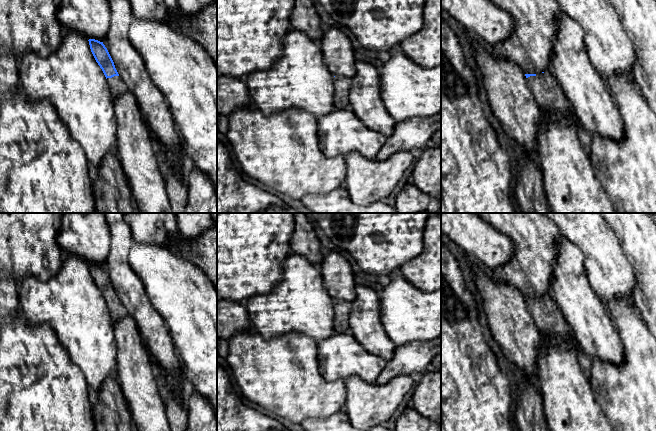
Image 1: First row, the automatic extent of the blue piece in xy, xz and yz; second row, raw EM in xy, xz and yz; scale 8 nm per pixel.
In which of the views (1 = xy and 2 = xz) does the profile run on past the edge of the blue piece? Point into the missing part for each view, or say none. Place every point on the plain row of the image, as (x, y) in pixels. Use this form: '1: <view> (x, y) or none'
1: xy (117, 310)
2: none

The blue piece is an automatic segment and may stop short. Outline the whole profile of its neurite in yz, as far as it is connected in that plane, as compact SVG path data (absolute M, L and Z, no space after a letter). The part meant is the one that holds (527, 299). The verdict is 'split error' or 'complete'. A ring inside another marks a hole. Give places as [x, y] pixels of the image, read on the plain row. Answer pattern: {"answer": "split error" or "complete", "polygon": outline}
{"answer": "split error", "polygon": "M552 295L525 298L527 309L541 333L561 335L571 341L571 329Z"}

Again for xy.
{"answer": "split error", "polygon": "M89 263L88 265L91 276L107 303L113 321L118 321L128 316L128 312L119 300L114 286L103 266L95 263Z"}

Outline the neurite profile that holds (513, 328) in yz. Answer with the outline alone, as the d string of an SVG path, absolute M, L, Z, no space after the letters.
M469 257L474 283L482 298L482 305L487 316L488 325L495 341L501 346L507 361L518 376L529 379L538 385L536 362L540 356L542 344L541 332L530 315L525 297L512 285L499 283L484 272L473 258Z

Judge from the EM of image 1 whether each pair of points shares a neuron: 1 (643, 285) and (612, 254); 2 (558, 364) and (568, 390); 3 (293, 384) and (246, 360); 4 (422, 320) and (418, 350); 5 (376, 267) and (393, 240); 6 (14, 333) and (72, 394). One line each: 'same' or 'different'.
1: different
2: same
3: same
4: different
5: same
6: same

